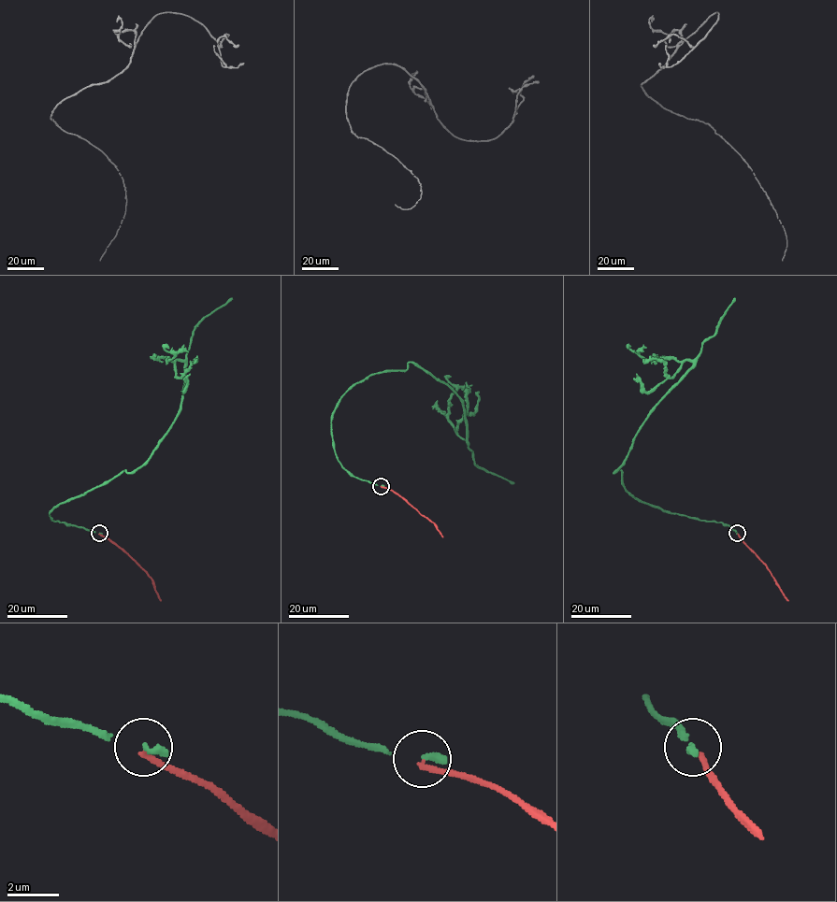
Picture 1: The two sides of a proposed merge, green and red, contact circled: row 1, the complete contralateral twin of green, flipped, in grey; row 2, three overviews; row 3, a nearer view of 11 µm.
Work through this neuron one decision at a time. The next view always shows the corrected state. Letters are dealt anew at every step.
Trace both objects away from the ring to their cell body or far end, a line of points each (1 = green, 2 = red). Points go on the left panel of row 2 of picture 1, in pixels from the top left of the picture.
1: (99, 533), (66, 525), (50, 513), (148, 459), (179, 413), (194, 328), (232, 297)
2: (99, 534), (117, 544), (146, 573), (161, 600)

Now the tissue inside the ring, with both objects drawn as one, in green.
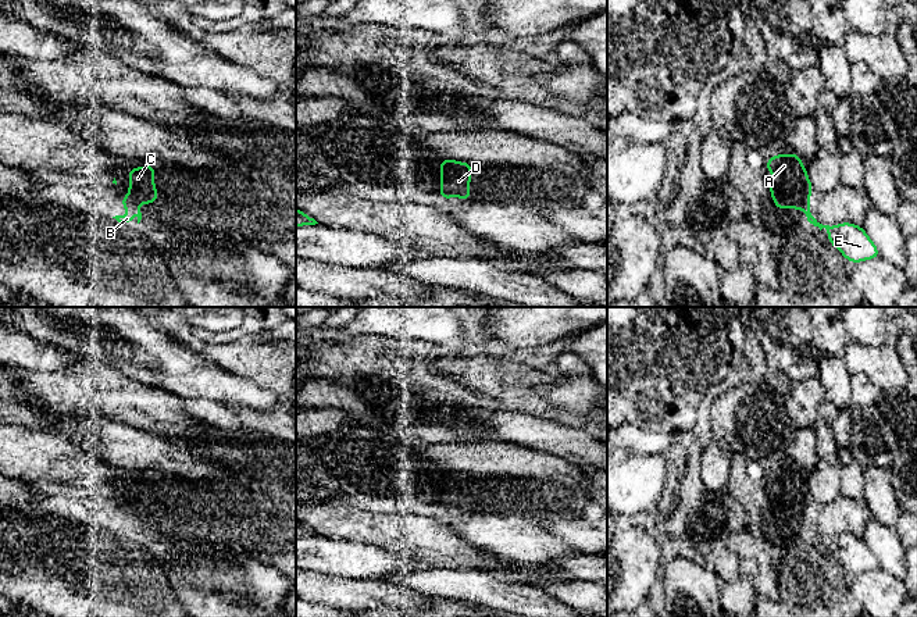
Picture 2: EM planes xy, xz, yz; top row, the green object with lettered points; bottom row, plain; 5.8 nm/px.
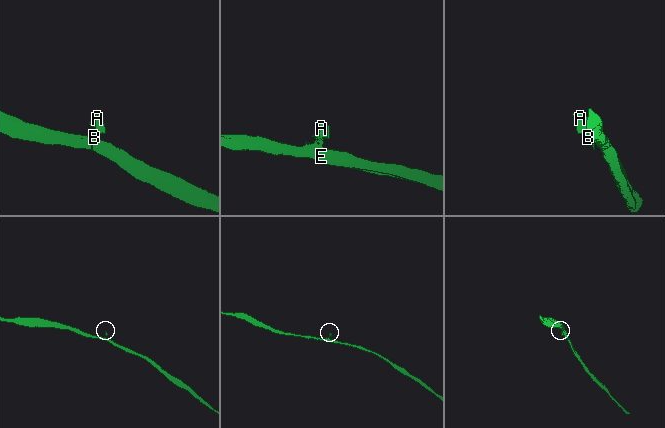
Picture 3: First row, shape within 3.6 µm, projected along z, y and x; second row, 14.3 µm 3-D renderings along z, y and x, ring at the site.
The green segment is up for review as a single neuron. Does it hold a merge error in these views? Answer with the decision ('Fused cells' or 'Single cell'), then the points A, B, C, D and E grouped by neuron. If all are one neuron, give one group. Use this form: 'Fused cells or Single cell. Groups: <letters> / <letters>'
Fused cells. Groups: A C D / B E

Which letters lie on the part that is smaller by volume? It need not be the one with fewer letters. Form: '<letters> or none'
A, C, D

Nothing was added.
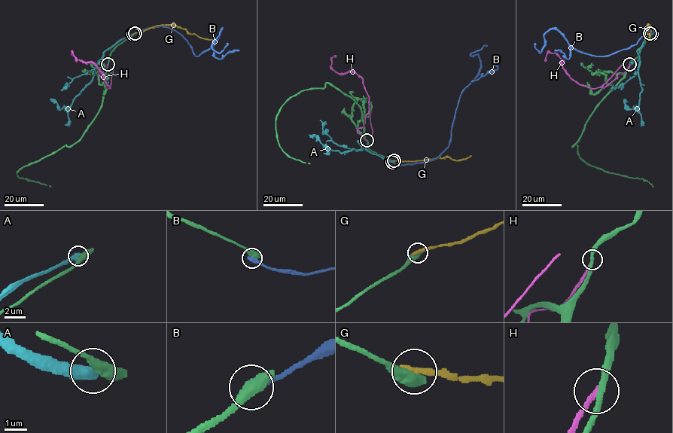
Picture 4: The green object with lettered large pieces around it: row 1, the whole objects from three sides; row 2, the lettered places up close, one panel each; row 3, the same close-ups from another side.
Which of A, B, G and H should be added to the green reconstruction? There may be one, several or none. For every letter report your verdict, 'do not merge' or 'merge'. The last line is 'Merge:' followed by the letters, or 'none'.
A: do not merge
B: do not merge
G: do not merge
H: do not merge
Merge: none

